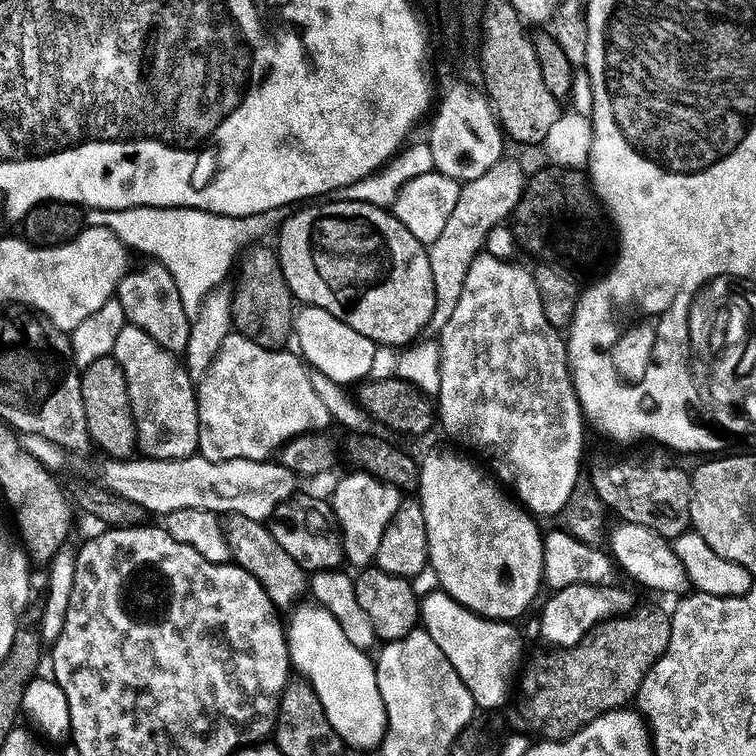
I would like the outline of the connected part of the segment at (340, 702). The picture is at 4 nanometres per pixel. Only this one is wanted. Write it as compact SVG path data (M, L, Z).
M319 606L302 607L297 607L291 613L293 615L292 625L288 624L286 628L288 659L291 667L295 671L297 668L305 676L303 679L307 681L313 694L316 695L316 701L319 702L320 709L326 714L330 726L334 726L334 730L349 749L379 749L380 745L384 743L388 719L382 696L378 690L378 678L376 677L376 665L373 657L367 651L358 649L357 646L350 643L346 635L342 634L342 627L338 626L334 615L328 613L327 610Z

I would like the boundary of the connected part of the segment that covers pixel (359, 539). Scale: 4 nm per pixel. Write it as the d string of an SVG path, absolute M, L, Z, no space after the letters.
M356 470L336 488L330 499L332 513L340 523L340 535L344 538L344 559L356 570L367 570L376 562L378 546L382 546L382 534L386 534L386 526L398 514L402 492L392 484L363 470Z

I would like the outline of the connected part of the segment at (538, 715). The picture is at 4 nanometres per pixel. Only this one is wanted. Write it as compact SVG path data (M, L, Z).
M656 608L649 612L639 612L618 616L615 620L605 620L603 624L596 625L592 633L578 646L544 650L548 652L542 653L528 669L523 669L518 680L520 712L540 738L548 742L567 740L598 718L627 709L637 699L639 688L646 676L670 646L672 620L667 611L659 612Z

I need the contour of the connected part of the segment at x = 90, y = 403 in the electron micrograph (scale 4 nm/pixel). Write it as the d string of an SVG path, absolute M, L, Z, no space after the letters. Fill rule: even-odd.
M115 356L98 358L94 366L83 369L80 377L82 402L86 410L86 426L93 445L114 460L130 460L137 455L136 419L130 406L130 394L126 386L126 374L118 366Z

